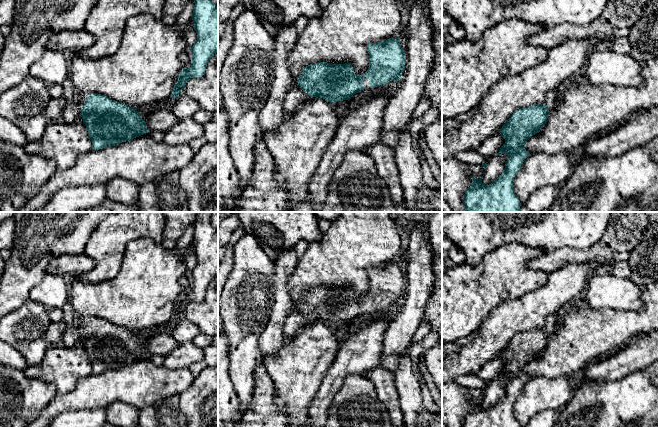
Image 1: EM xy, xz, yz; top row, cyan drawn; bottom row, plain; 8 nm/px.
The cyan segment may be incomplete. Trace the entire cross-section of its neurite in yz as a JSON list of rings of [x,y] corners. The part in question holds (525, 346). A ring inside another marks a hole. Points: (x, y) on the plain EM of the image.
[[[557,313],[551,314],[544,327],[520,332],[511,339],[499,355],[505,367],[497,379],[508,380],[504,395],[489,409],[482,406],[483,400],[480,403],[471,400],[472,407],[465,415],[463,427],[520,427],[513,404],[530,379],[524,372],[525,367],[545,350],[548,338],[558,329],[561,320]]]

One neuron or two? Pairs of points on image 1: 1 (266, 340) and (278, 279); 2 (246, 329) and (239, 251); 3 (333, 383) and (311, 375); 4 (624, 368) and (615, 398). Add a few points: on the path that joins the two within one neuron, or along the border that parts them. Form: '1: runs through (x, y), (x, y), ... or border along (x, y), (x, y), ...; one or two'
1: runs through (275, 325), (280, 311), (280, 294); one
2: runs through (246, 310), (246, 270); one
3: border along (335, 359), (327, 371), (317, 396), (313, 401); two
4: border along (643, 369), (638, 369), (618, 379), (598, 381); two

